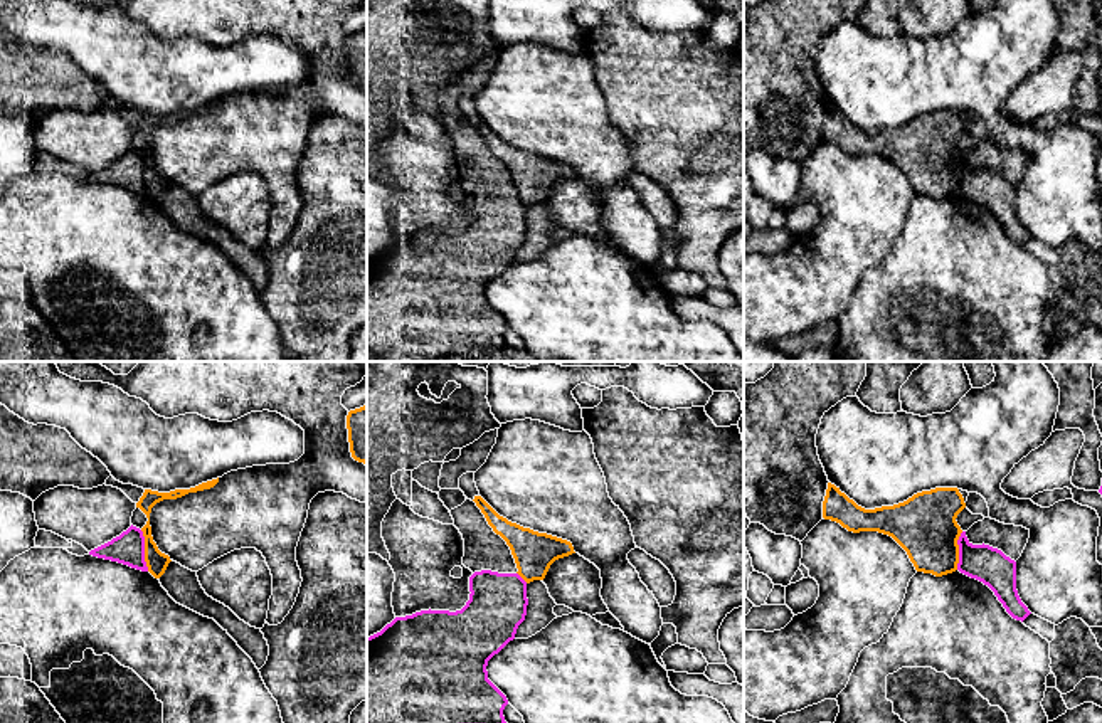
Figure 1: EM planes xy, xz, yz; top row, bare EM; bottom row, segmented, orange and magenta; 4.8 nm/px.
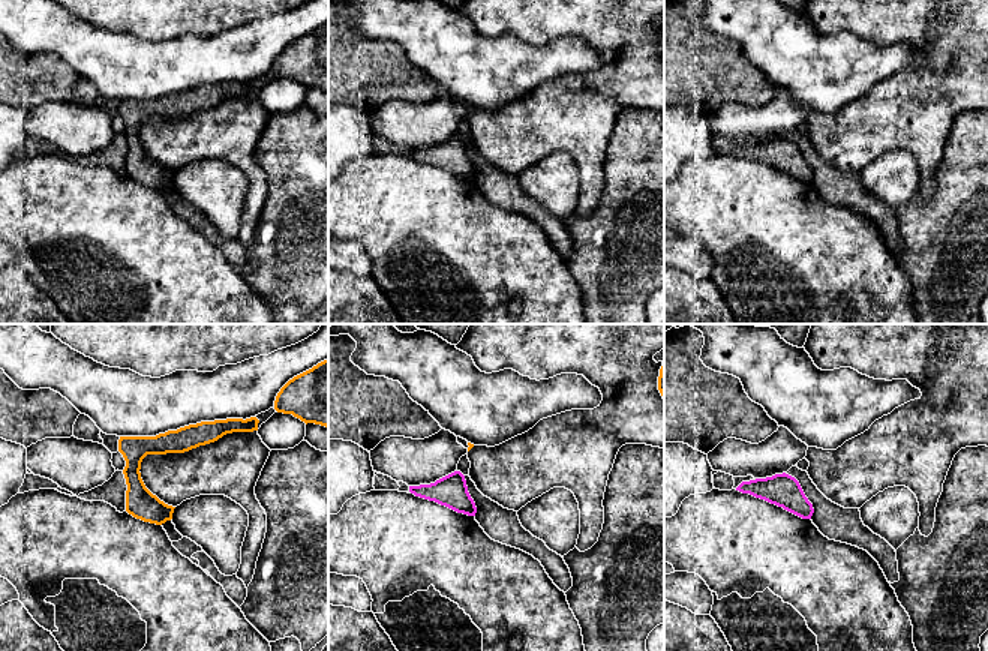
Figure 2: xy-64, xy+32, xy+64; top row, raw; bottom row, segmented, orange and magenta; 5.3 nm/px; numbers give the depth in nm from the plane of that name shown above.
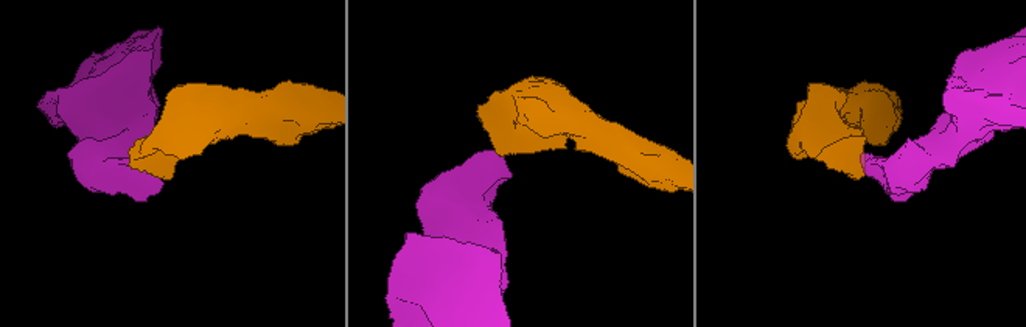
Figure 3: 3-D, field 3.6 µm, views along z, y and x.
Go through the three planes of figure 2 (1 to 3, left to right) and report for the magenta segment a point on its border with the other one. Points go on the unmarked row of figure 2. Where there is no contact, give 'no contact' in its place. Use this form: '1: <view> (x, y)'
1: no contact
2: no contact
3: no contact

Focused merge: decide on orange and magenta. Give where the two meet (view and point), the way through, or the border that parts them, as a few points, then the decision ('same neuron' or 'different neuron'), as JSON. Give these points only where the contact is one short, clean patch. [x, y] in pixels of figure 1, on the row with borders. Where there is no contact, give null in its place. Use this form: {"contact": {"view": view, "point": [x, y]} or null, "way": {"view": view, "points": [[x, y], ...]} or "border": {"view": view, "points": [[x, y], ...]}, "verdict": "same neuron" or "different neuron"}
{"contact": {"view": "xy", "point": [145, 550]}, "border": {"view": "xy", "points": [[140, 530], [148, 570]]}, "verdict": "different neuron"}

